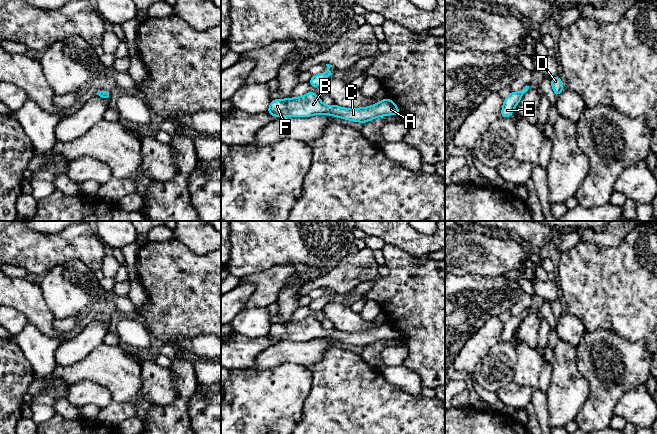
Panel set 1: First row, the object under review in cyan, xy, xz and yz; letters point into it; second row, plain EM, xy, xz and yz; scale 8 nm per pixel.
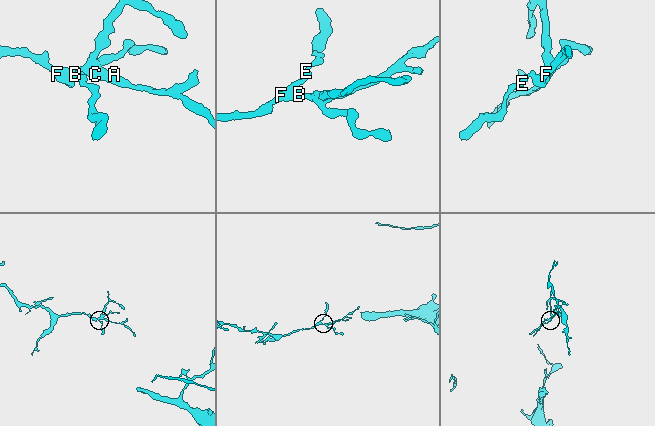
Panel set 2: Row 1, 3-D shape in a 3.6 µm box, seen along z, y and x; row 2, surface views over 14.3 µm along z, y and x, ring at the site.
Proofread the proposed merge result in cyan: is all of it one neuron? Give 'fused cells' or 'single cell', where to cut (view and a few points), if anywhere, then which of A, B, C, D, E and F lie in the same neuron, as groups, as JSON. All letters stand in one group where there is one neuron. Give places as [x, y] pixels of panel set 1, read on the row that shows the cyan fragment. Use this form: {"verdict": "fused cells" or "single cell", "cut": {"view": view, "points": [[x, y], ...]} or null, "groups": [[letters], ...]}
{"verdict": "single cell", "cut": null, "groups": [["A", "B", "C", "D", "E", "F"]]}

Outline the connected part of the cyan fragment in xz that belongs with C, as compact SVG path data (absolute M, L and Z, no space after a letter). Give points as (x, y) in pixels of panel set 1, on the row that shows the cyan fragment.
M310 91L302 97L272 100L267 114L279 117L310 117L312 115L328 114L333 117L366 123L369 120L386 115L401 114L401 110L389 98L384 98L375 105L363 108L342 108L335 104L324 105L321 99Z

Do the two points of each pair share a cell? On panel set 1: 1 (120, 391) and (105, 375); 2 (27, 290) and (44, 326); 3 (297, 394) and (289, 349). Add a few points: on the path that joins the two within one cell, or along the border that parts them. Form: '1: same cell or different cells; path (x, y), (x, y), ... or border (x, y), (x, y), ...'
1: same cell; path (117, 387), (109, 379)
2: same cell; path (28, 299), (41, 317)
3: different cells; border (307, 365), (282, 363), (269, 369)

